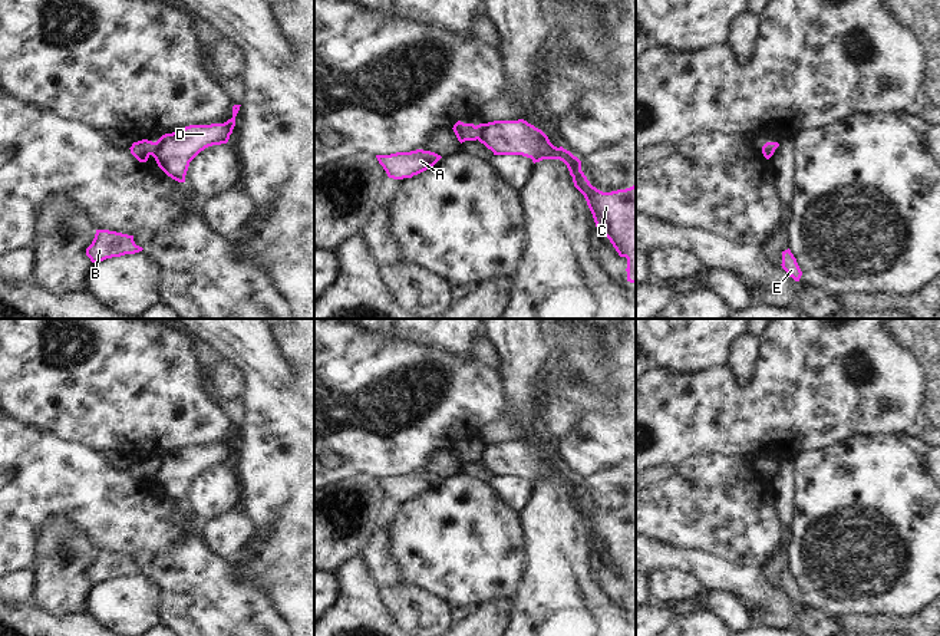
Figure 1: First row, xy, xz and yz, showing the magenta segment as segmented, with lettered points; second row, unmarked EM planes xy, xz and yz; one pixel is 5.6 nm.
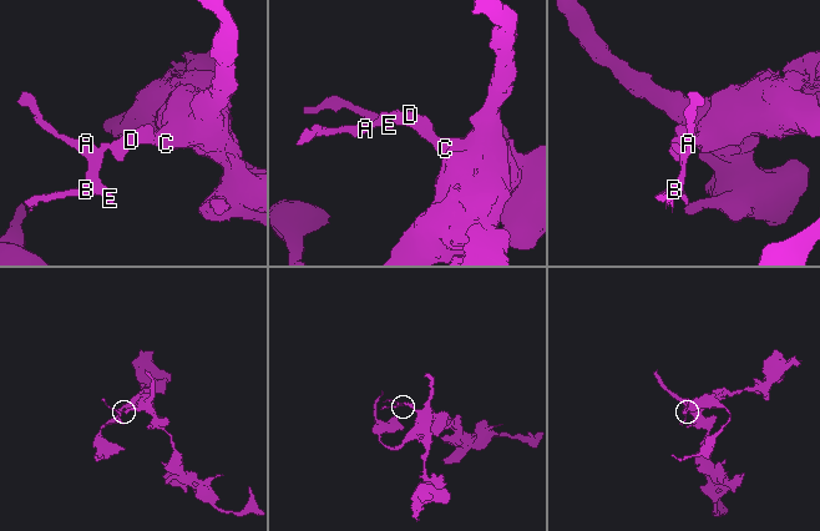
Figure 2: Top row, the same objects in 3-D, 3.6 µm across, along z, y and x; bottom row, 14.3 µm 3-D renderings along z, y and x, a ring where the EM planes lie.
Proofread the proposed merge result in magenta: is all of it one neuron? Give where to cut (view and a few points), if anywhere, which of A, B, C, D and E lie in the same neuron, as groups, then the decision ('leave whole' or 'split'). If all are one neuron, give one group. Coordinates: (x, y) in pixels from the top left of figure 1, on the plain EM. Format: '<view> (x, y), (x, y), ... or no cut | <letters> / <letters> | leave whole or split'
xy (154, 464), (151, 475) | A B E / C D | split

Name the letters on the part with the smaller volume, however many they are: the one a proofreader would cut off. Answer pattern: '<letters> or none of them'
A, B, E

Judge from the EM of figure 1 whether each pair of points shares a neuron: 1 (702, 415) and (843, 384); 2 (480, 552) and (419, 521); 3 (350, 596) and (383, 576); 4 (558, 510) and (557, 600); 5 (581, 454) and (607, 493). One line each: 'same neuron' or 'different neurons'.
1: same neuron
2: same neuron
3: different neurons
4: same neuron
5: different neurons

